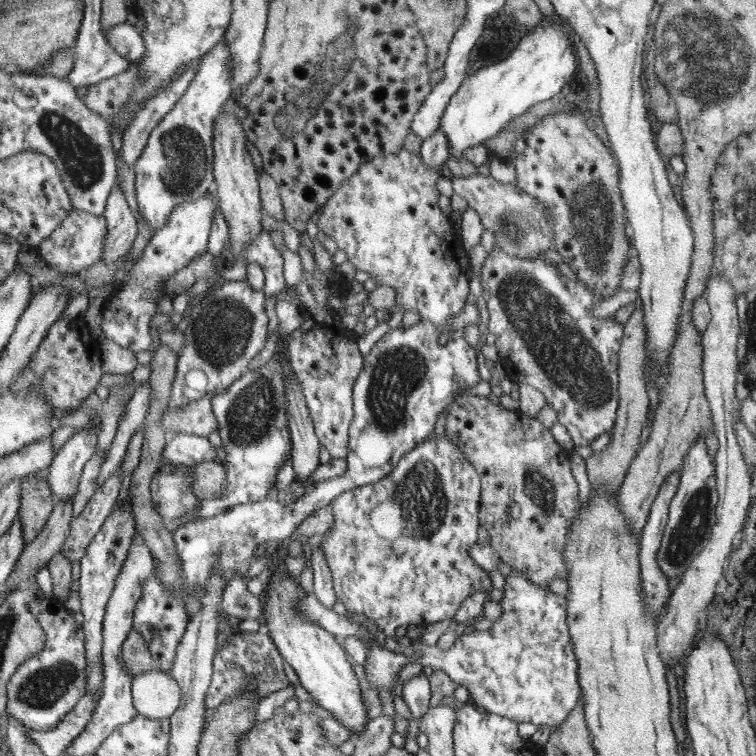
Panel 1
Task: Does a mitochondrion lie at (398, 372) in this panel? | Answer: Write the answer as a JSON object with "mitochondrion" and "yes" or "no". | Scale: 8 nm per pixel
{"mitochondrion":"yes"}

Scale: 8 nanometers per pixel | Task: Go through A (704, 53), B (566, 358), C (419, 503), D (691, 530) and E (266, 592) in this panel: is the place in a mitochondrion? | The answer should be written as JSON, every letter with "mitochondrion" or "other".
{"A":"mitochondrion","B":"mitochondrion","C":"mitochondrion","D":"mitochondrion","E":"other"}

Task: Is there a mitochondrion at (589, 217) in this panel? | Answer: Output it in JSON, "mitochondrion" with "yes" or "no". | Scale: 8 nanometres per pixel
{"mitochondrion":"yes"}

